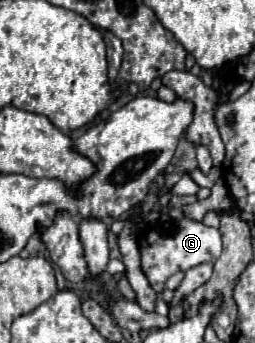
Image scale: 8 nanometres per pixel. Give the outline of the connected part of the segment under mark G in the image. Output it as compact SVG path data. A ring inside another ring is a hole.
M184 216L182 220L176 220L176 228L172 232L164 232L160 228L152 228L152 230L144 232L138 238L138 250L140 250L142 272L148 278L154 292L160 294L166 288L166 282L172 274L176 274L180 270L186 272L192 266L198 266L204 262L216 262L218 256L222 254L222 236L220 236L218 228L204 226L202 222L196 222L196 220L190 220Z

